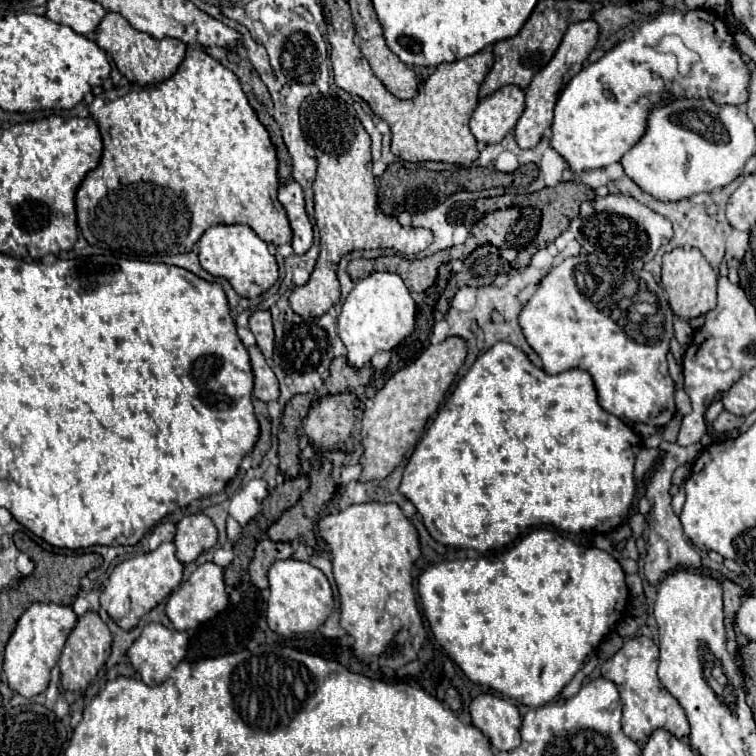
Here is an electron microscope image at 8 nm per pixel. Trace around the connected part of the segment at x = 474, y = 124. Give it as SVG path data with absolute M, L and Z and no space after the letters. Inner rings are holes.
M503 86L491 96L483 98L475 108L469 128L477 142L497 144L511 132L523 114L525 94L517 86Z

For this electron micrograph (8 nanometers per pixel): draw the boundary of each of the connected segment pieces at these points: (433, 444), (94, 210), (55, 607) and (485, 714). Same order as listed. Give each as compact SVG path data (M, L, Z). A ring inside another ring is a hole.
M497 342L493 348L489 348L487 352L483 352L473 366L469 368L469 372L459 380L459 384L455 386L453 394L447 398L447 402L439 408L435 420L431 422L431 426L427 428L427 432L423 434L421 442L415 446L413 456L409 458L405 470L403 470L403 480L399 486L399 492L413 502L413 506L417 508L417 512L423 518L425 528L429 530L429 534L445 544L445 546L457 546L457 548L473 548L477 552L487 552L493 548L503 548L507 544L511 544L517 536L521 536L523 532L527 532L533 526L543 526L543 524L551 524L553 528L561 528L563 532L589 532L591 528L597 532L613 532L617 526L621 526L627 516L629 516L629 508L633 504L633 496L635 496L635 480L633 480L633 464L635 464L635 456L641 450L641 438L635 434L633 428L627 428L617 416L605 412L599 404L597 404L597 392L593 386L591 376L585 370L567 370L561 374L547 374L541 368L533 366L529 362L529 358L523 354L521 348L509 344L509 342Z
M187 48L187 56L185 56L185 60L183 60L183 62L181 62L181 66L179 66L179 70L177 70L177 72L175 72L175 74L173 74L173 76L171 76L171 78L167 78L167 80L163 80L163 82L159 82L159 84L149 84L149 86L139 86L139 84L129 84L129 86L117 86L117 88L113 88L113 90L107 90L107 92L103 92L103 93L102 93L102 94L99 94L99 95L98 95L98 96L97 96L97 98L95 98L95 100L93 100L93 102L91 102L91 106L89 106L89 114L91 114L91 118L93 118L93 120L95 120L95 122L97 122L97 126L99 126L99 132L101 132L101 140L103 140L103 156L101 156L101 162L99 162L99 166L97 166L97 168L95 168L95 170L91 170L91 172L89 172L89 174L87 174L87 176L85 176L85 180L83 180L83 182L81 182L81 186L79 186L79 190L77 190L77 198L75 198L75 202L77 202L77 226L79 226L79 230L81 230L81 234L83 234L83 238L85 238L85 240L87 240L87 242L89 242L89 244L93 244L93 246L99 246L99 248L103 248L103 250L107 250L107 252L111 252L111 254L113 254L113 256L117 256L117 258L131 258L131 260L143 260L143 262L155 262L155 260L157 260L157 258L159 258L159 256L167 256L167 254L181 254L181 252L191 252L191 250L193 250L193 248L195 248L195 244L197 244L197 240L199 240L199 238L201 238L201 234L203 234L203 232L205 232L205 230L207 230L207 228L209 228L209 226L215 226L215 224L247 224L247 226L249 226L249 228L253 228L253 232L255 232L255 234L257 234L257 236L259 236L259 238L261 238L261 240L263 240L263 242L271 242L271 244L275 244L275 246L279 246L279 244L289 244L289 242L291 242L291 226L289 226L289 220L287 220L287 218L285 218L285 210L283 210L283 206L281 206L281 204L279 204L279 200L277 200L277 184L279 184L279 178L277 178L277 158L275 158L275 146L273 146L273 144L271 144L271 140L269 140L269 134L267 134L267 130L265 130L265 128L263 128L263 124L261 124L261 122L259 122L259 120L257 120L257 116L255 116L255 112L253 112L253 108L251 108L251 106L249 106L249 102L247 102L247 96L245 96L245 92L243 92L243 90L241 90L241 84L239 84L239 80L237 80L237 76L235 76L235 74L233 74L233 72L231 72L231 70L227 70L227 68L225 68L225 66L221 66L221 64L219 64L219 62L217 62L217 60L215 60L215 58L211 58L211 56L209 56L209 54L207 54L207 52L203 52L203 50L199 50L199 48ZM117 178L139 178L139 180L135 180L135 182L127 182L127 184L123 184L123 182L121 182L121 184L119 184L119 182L117 182ZM157 186L163 186L163 188L169 188L169 190L171 190L171 192L173 192L173 194L159 194L159 192L157 192L157 194L155 194L155 192L153 192L153 188L157 188ZM171 220L173 220L173 242L171 242L171 246L169 246L169 248L171 248L171 250L169 250L169 252L167 252L167 254L165 254L165 252L163 252L163 250L161 250L161 252L159 252L159 244L163 244L163 242L159 242L159 226L171 226Z
M31 604L19 618L15 632L11 634L5 646L5 660L3 660L3 674L7 684L13 692L31 698L47 690L49 672L55 666L63 644L77 622L75 612L69 606L59 604Z
M479 694L469 704L471 722L487 734L495 750L513 750L521 744L521 716L517 706L495 694Z

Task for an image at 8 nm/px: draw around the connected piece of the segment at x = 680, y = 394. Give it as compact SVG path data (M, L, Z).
M677 390L675 392L675 406L677 406L677 412L683 414L683 416L691 412L691 400L689 400L685 390Z

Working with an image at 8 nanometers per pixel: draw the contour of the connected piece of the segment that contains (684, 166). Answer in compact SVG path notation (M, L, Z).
M685 98L649 112L645 134L621 158L621 166L643 192L663 202L677 202L731 184L753 154L755 130L743 108L717 104L711 98Z

